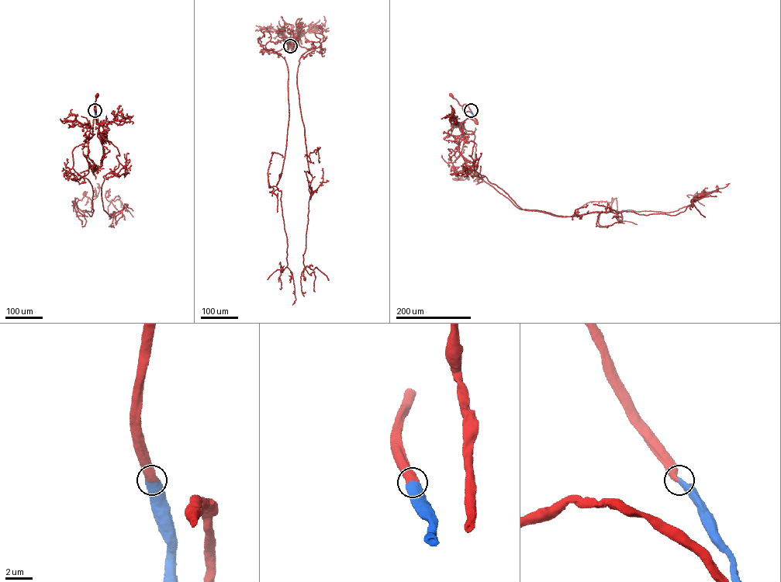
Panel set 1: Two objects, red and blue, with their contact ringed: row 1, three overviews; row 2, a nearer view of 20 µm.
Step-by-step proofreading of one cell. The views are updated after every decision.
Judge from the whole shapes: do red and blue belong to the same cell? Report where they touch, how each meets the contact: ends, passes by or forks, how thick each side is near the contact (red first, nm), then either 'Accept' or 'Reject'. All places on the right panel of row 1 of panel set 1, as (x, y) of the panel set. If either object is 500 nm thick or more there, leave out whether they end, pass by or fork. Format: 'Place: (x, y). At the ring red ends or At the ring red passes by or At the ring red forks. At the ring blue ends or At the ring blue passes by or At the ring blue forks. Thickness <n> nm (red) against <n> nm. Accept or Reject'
Place: (471, 110). Thickness 550 nm (red) against 600 nm. Accept

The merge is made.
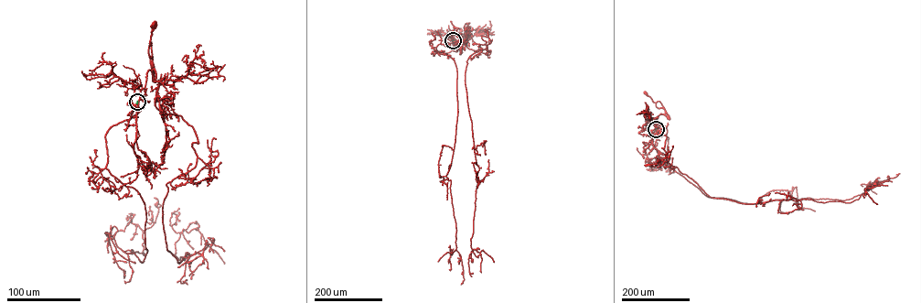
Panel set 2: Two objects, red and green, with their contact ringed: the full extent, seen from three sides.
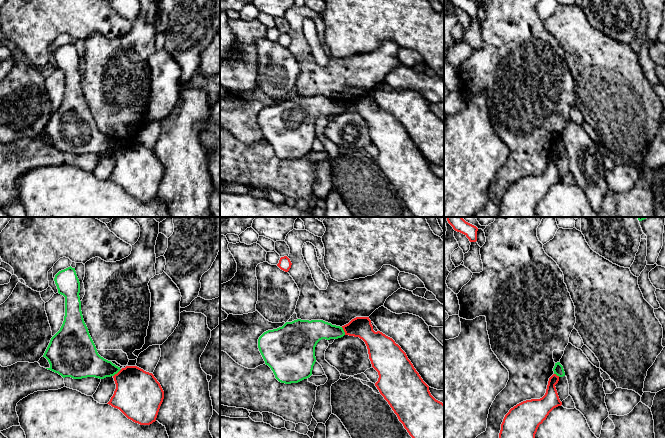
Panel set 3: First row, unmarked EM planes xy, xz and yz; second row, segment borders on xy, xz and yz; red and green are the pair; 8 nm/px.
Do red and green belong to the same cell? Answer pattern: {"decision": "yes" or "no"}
{"decision": "no"}

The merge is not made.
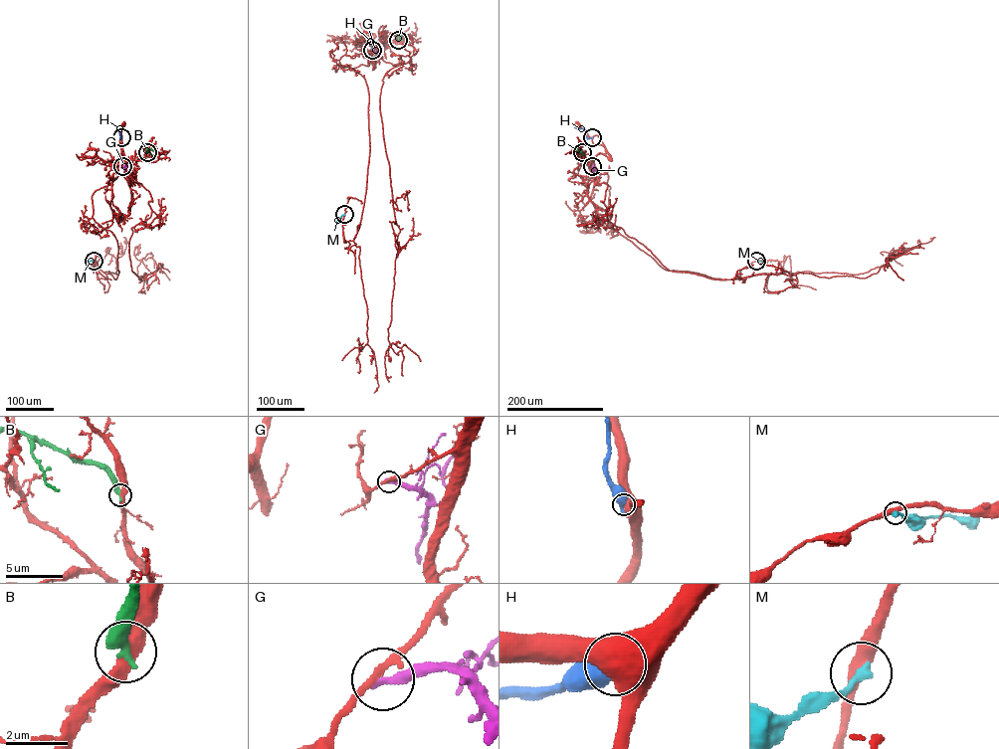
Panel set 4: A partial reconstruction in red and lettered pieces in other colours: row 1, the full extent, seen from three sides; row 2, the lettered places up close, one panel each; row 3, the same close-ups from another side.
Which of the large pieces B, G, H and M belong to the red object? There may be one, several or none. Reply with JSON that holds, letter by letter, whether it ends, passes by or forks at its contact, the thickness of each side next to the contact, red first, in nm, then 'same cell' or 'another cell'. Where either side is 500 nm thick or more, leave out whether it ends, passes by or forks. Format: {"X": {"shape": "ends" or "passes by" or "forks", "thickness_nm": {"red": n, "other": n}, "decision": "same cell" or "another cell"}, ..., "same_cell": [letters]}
{"B": {"shape": "ends", "thickness_nm": {"red": 440, "other": 460}, "decision": "another cell"}, "G": {"shape": "ends", "thickness_nm": {"red": 200, "other": 360}, "decision": "another cell"}, "H": {"thickness_nm": {"red": 800, "other": 460}, "decision": "another cell"}, "M": {"shape": "ends", "thickness_nm": {"red": 400, "other": 320}, "decision": "another cell"}, "same_cell": []}

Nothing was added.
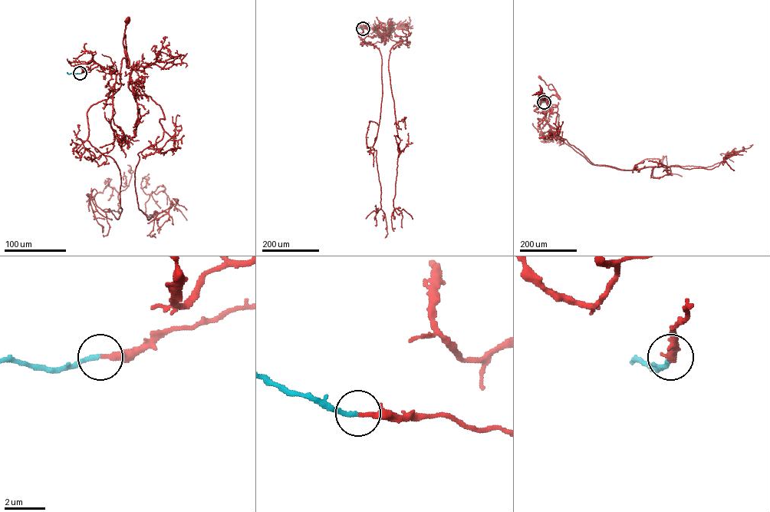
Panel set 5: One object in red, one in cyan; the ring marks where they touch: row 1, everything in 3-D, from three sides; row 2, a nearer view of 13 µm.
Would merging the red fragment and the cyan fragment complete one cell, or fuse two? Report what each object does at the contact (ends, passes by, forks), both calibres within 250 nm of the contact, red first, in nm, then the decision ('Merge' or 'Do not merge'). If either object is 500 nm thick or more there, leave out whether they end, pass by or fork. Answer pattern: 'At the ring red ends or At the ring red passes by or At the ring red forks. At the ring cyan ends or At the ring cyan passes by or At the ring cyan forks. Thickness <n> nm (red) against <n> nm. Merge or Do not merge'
At the ring red ends. At the ring cyan ends. Thickness 260 nm (red) against 240 nm. Merge

